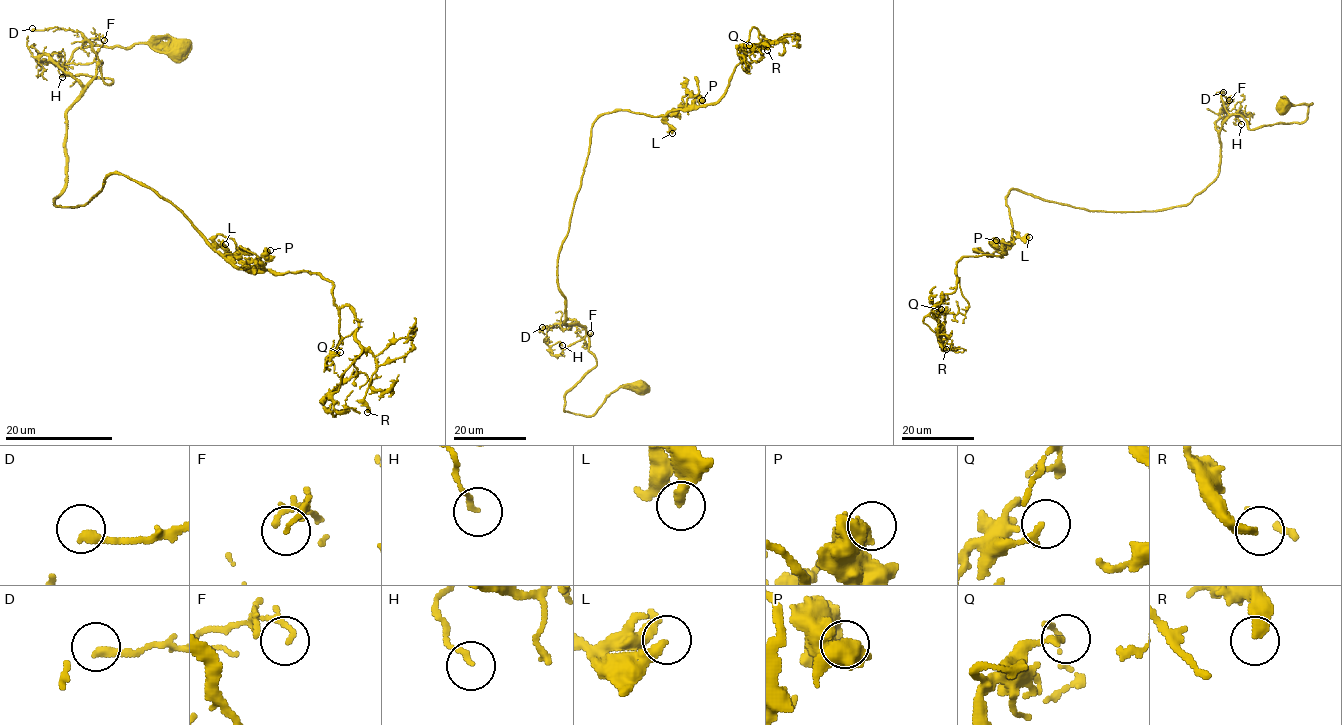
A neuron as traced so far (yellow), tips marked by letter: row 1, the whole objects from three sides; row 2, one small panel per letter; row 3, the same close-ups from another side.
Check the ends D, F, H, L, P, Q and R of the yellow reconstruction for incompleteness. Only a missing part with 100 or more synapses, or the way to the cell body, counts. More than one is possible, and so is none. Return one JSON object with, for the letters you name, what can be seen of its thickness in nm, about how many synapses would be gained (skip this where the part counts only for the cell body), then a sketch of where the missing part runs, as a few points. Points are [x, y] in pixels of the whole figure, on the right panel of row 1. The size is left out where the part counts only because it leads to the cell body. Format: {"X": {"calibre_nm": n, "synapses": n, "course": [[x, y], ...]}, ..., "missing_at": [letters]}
{"missing_at": []}

